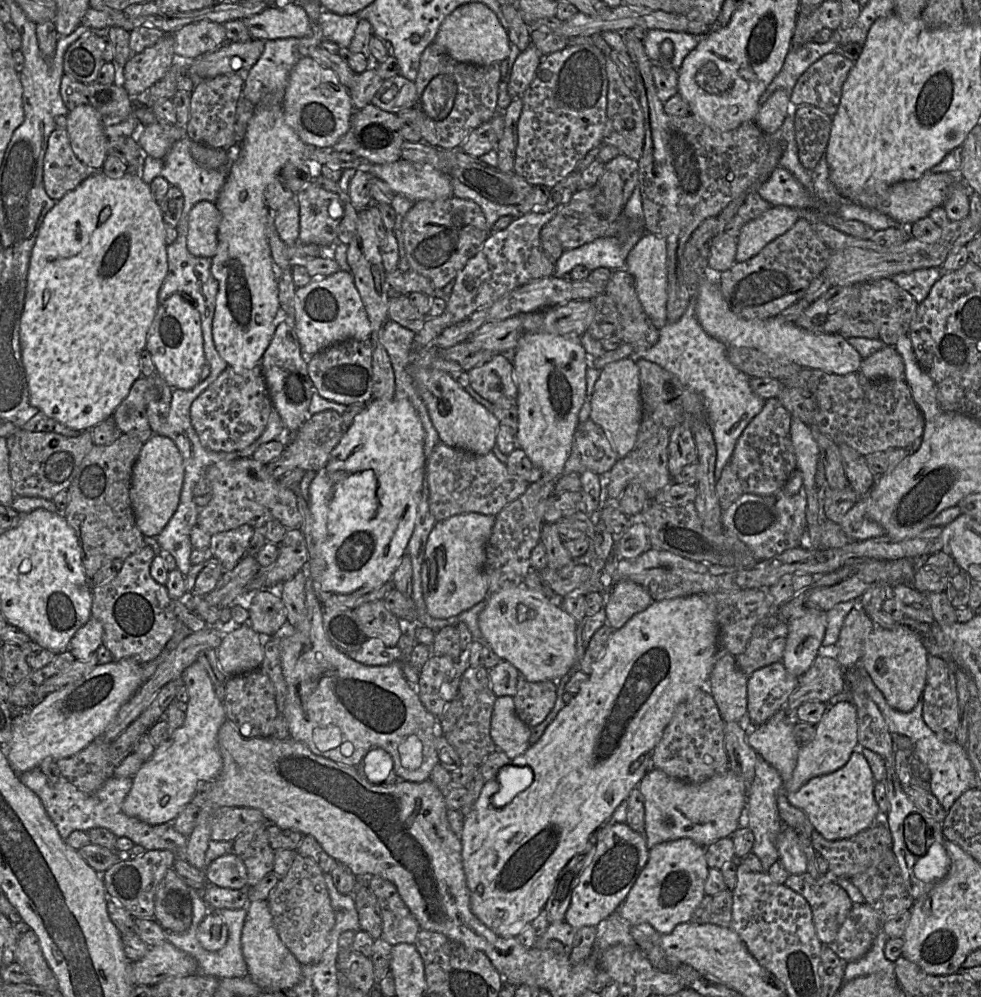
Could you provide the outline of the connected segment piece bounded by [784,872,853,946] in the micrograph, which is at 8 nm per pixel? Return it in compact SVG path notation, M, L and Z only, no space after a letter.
M807 872L800 875L789 875L784 885L800 894L809 904L812 921L817 937L823 946L833 946L839 929L853 908L853 902L847 892L829 875L815 878Z

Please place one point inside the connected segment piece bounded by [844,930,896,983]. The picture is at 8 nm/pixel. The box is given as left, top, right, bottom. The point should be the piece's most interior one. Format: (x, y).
(874, 961)

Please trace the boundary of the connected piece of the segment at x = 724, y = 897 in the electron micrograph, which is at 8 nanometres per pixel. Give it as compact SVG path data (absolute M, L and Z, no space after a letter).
M729 889L715 895L705 895L693 911L690 922L731 928L732 904L732 891Z

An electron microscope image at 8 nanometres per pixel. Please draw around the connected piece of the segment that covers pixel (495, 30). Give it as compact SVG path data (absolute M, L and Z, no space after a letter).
M470 2L457 7L449 14L433 40L454 60L479 66L487 66L508 58L510 41L496 14L481 2Z

